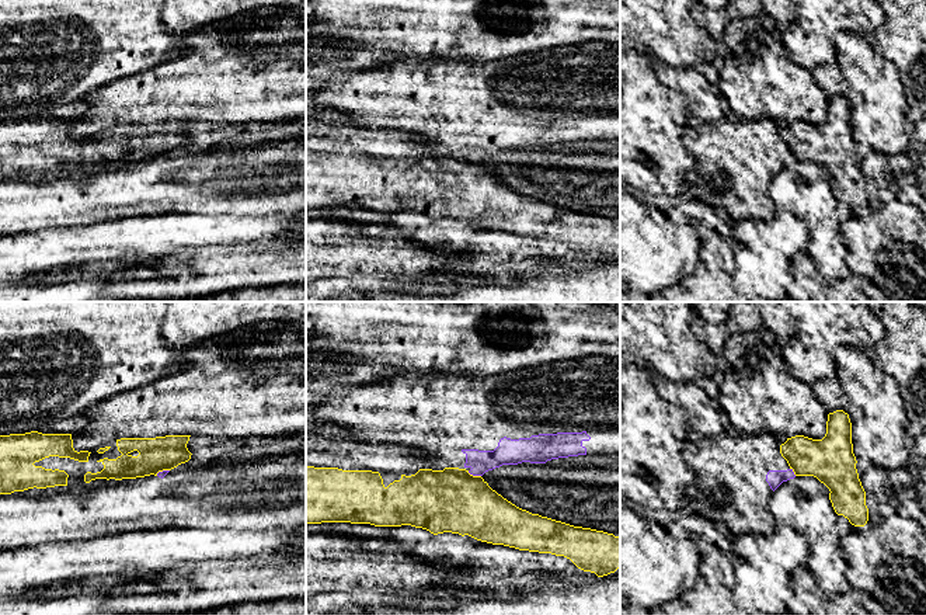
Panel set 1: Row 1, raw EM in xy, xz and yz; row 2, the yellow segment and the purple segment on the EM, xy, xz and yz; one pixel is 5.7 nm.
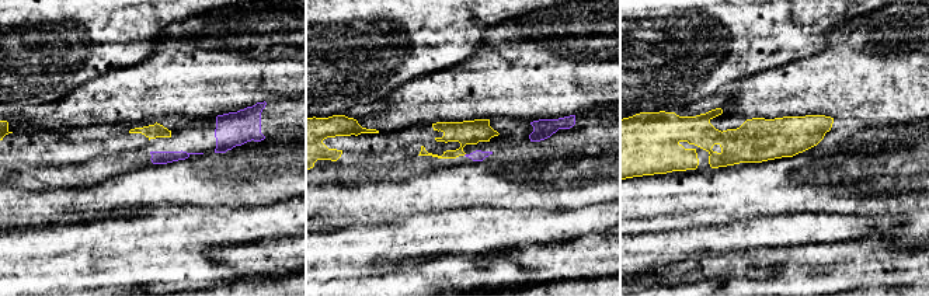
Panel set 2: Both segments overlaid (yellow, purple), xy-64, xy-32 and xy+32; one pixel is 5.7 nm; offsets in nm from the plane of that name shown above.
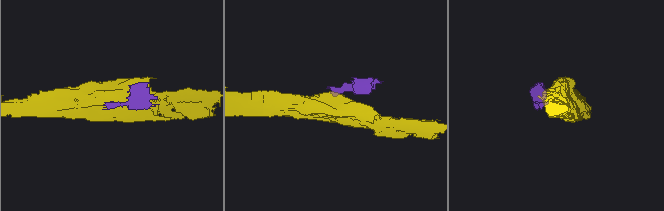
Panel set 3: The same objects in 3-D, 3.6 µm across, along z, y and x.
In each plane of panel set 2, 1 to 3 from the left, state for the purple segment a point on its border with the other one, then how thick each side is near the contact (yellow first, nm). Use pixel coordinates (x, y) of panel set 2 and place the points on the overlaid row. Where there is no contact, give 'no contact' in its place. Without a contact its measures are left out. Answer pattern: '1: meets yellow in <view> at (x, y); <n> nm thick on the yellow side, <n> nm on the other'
1: no contact
2: no contact
3: no contact

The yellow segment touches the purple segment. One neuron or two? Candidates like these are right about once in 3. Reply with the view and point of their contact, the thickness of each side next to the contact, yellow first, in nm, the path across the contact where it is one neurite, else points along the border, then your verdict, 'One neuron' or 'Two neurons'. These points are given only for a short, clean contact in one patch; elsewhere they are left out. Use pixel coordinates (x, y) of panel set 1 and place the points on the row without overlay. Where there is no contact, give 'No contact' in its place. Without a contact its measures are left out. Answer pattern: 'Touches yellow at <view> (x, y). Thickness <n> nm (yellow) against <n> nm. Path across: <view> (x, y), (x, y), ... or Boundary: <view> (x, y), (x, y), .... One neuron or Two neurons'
Touches yellow at xz (474, 162). Thickness 360 nm (yellow) against 140 nm. Boundary: xz (467, 156), (480, 162). Two neurons

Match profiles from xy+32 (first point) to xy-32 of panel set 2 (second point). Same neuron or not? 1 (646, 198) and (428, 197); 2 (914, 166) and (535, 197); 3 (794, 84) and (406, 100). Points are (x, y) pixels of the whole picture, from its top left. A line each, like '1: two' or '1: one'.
1: one
2: one
3: one

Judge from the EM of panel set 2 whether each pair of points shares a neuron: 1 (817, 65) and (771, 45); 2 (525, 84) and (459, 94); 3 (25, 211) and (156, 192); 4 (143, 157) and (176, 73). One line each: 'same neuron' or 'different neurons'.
1: different neurons
2: same neuron
3: same neuron
4: different neurons

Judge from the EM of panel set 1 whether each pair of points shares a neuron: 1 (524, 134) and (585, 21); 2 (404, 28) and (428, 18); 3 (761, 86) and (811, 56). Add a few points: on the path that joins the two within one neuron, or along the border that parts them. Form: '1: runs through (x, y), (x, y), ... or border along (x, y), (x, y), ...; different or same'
1: border along (605, 42), (566, 42), (542, 49); different
2: runs through (410, 23), (414, 18), (423, 18); same
3: border along (779, 38), (787, 55), (811, 72); different

